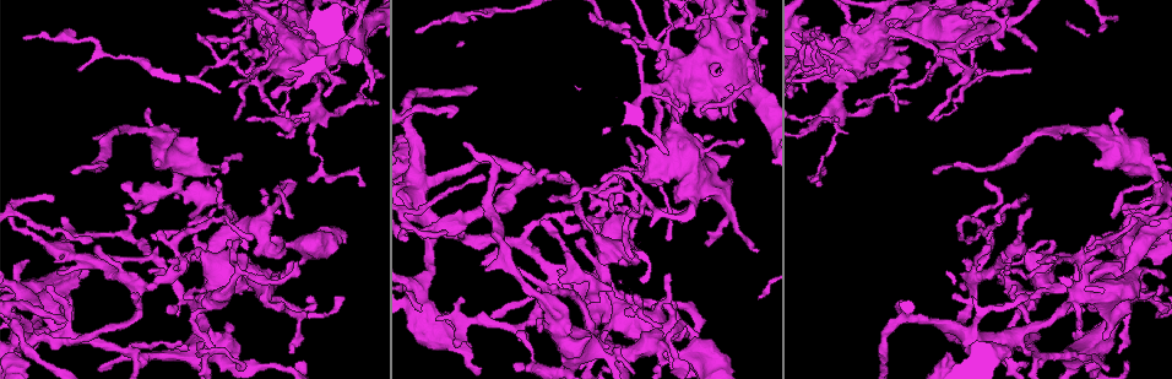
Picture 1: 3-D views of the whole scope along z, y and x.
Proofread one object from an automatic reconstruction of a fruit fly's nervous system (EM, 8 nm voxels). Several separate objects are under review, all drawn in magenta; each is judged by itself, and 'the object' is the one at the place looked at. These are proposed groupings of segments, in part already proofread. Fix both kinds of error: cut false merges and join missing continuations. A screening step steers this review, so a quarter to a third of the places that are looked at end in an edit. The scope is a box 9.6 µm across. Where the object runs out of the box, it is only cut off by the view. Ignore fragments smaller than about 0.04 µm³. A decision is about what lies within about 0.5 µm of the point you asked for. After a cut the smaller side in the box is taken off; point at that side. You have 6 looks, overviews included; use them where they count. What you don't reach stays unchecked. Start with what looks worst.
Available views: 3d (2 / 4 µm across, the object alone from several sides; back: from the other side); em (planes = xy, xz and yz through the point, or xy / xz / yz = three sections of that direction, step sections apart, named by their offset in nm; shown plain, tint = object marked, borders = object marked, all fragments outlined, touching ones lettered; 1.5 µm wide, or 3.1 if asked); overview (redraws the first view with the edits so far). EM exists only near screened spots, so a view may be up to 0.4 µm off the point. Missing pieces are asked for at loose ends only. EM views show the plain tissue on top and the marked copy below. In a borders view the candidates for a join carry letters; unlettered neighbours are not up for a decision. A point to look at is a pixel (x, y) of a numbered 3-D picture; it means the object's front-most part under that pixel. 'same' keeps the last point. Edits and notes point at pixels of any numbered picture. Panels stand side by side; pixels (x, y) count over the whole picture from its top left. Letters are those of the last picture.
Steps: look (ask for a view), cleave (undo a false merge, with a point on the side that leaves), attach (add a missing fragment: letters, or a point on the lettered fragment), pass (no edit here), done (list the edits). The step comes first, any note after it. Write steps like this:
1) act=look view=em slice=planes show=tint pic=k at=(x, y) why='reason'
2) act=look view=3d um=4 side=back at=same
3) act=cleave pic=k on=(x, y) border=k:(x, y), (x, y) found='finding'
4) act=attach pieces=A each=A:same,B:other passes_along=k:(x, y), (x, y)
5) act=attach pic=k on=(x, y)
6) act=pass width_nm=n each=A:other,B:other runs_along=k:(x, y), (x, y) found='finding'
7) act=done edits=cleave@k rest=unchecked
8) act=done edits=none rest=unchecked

act=look view=em slice=planes show=tint pic=1 at=(601, 333)

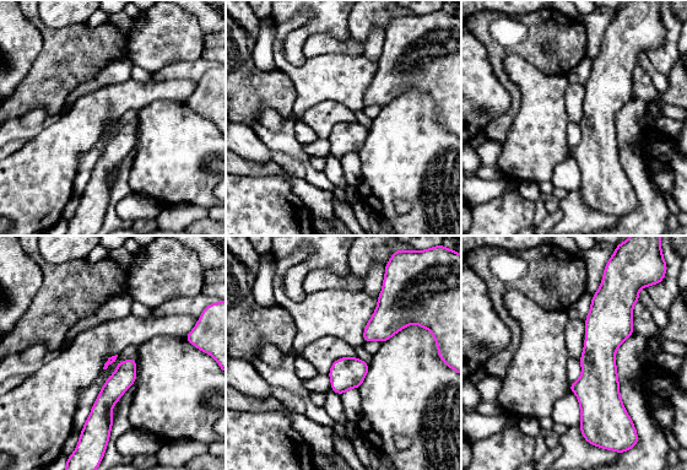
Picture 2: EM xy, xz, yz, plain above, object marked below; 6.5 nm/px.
act=look view=em slice=planes show=borders at=same

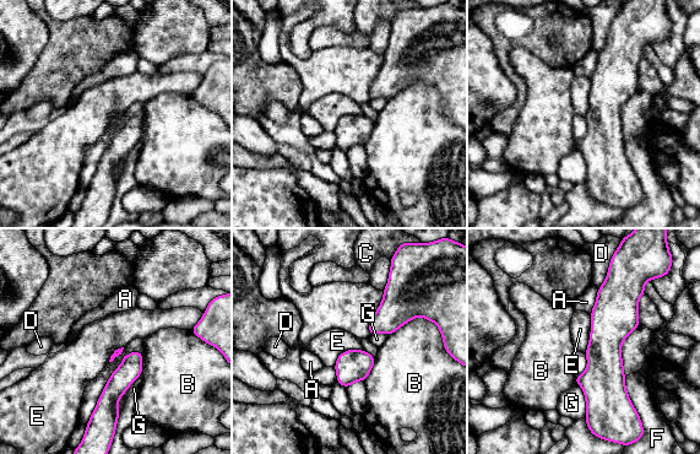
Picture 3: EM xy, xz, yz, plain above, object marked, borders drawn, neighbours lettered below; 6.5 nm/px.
act=pass width_nm=120 each=A:other,B:other,C:other,D:other,E:other,F:other,G:other runs_along=3:(611, 277), (604, 400), (591, 420) found='one cell here'

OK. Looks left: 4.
act=look view=3d um=4 side=back pic=1 at=(854, 103) why='branch stops here'

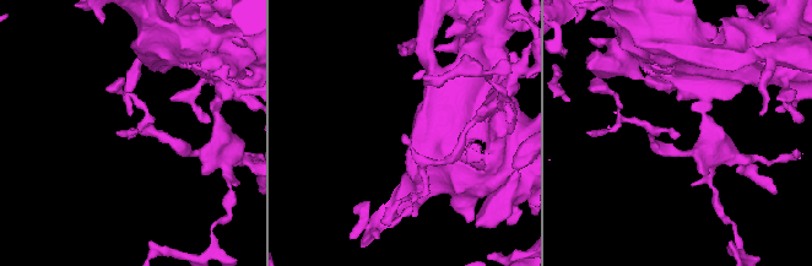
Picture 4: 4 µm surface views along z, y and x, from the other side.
act=look view=em slice=yz step=4 show=tint pic=4 at=(128, 137)

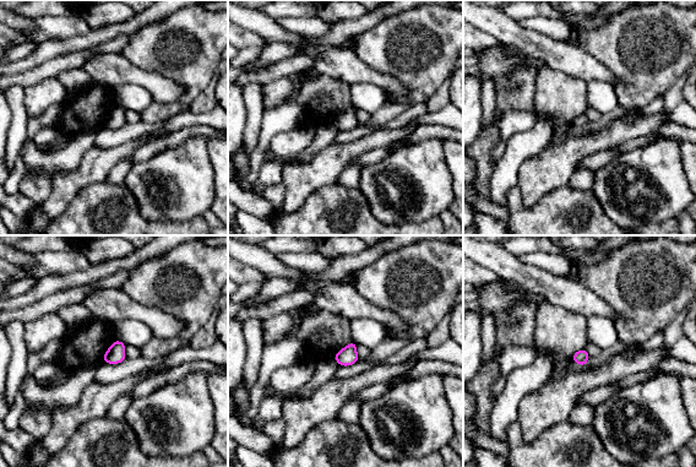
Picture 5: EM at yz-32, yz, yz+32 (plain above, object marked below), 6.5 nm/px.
act=look view=em slice=yz step=4 show=borders at=same why='see the neighbours'

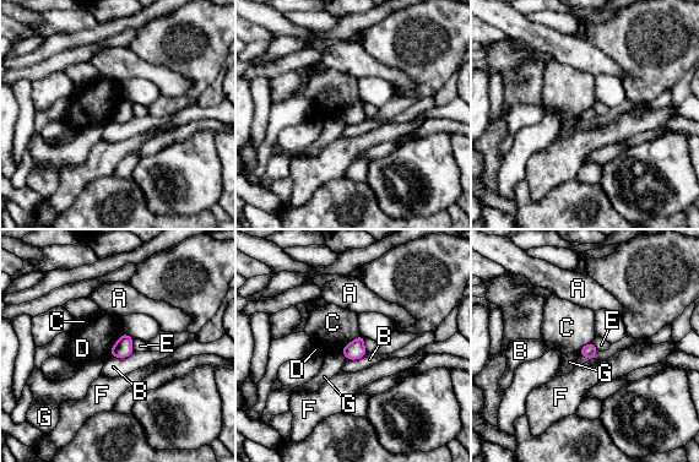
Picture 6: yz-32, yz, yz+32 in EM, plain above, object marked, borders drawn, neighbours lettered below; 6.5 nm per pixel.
act=pass each=A:other,B:other,C:other,D:other,E:other,F:other,G:other border=6:(592, 358), (589, 362) found='none of them fits'

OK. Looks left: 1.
act=look view=em slice=planes show=borders pic=1 at=(364, 187) why='tapers out'

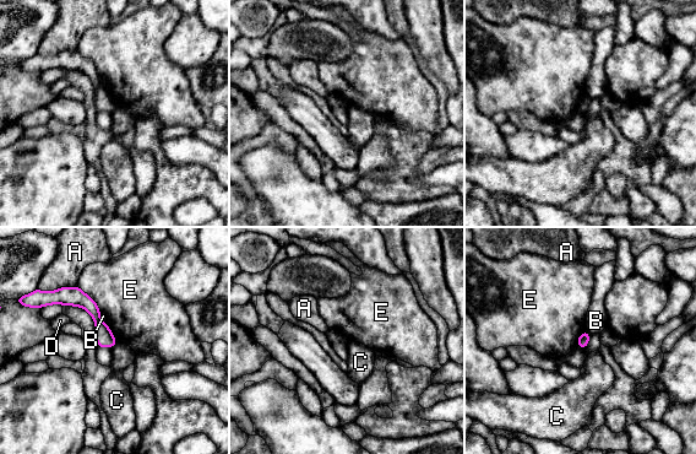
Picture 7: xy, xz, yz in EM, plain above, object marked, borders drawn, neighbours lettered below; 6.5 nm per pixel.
act=pass longest_contact=E:220nm each=A:other,B:other,C:other,D:other,E:other runs_along=7:(65, 291), (96, 313), (110, 344) found='no lettered fragment goes on from it'

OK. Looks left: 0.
act=done edits=none rest=unchecked

